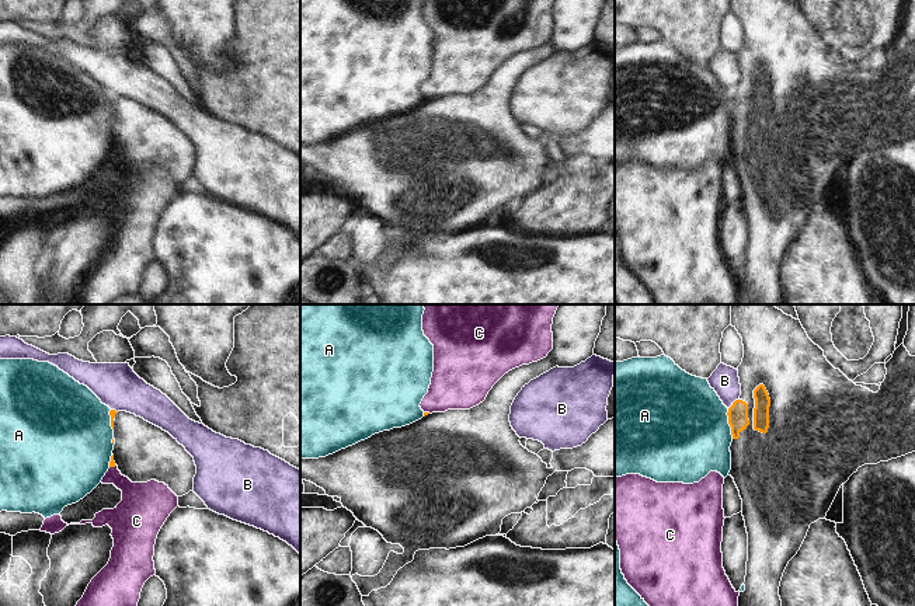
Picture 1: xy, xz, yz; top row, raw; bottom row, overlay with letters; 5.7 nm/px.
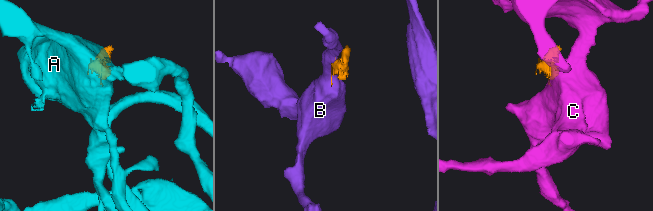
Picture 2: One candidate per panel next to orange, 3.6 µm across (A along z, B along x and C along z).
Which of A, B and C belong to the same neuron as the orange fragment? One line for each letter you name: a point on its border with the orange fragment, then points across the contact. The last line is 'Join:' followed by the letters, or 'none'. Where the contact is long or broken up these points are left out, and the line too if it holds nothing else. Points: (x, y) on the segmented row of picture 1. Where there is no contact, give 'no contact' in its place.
Join: none

